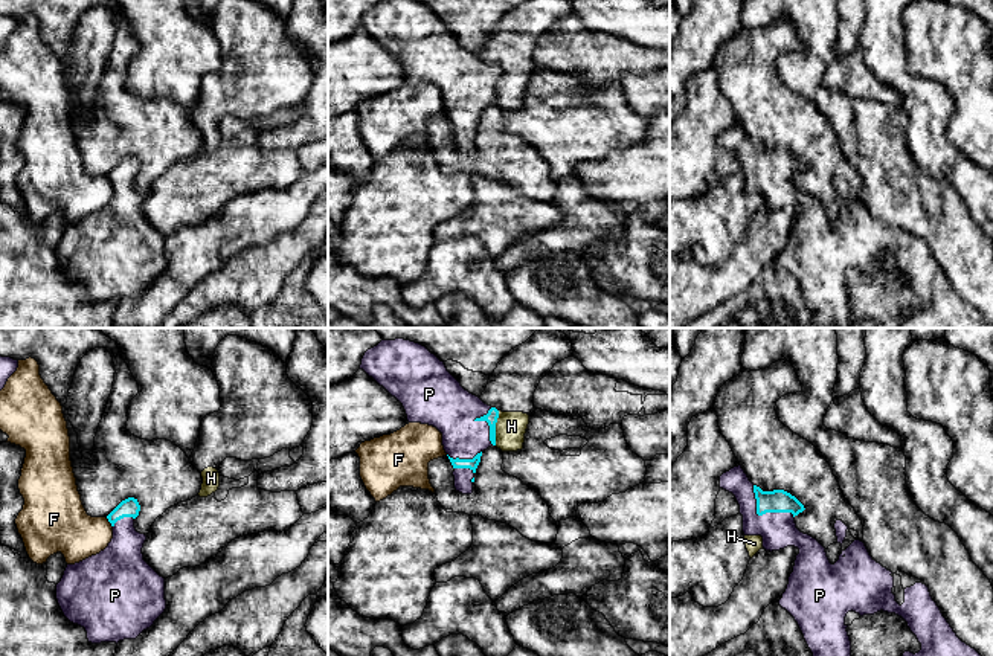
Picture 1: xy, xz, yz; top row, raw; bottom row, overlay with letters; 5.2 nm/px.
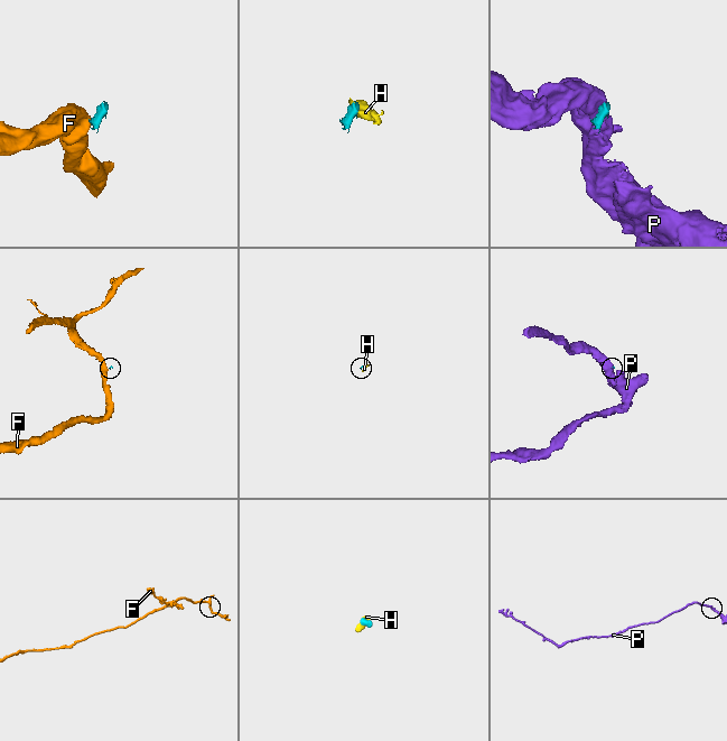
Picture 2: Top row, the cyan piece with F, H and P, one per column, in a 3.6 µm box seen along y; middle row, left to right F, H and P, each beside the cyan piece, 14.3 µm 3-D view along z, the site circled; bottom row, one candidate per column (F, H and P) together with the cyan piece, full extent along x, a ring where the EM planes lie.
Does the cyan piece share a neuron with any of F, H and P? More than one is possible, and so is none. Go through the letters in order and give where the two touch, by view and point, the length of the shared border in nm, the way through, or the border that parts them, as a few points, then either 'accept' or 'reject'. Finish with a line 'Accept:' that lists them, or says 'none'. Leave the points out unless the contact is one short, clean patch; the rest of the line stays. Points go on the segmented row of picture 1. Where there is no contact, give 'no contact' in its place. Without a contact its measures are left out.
F: contact xy (109, 520); length 70 nm; border xy (106, 517), (112, 527); reject
H: contact xz (494, 427); length 190 nm; border xz (499, 411), (494, 444); reject
P: contact yz (763, 513); length 280 nm; accept
Accept: P

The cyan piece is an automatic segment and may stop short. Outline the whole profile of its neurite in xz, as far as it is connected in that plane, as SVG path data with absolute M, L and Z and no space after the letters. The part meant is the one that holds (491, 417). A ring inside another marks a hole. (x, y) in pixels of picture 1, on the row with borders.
M381 340L365 352L360 369L403 404L409 423L429 424L442 433L444 450L455 468L455 488L462 494L471 494L482 452L496 445L499 410L465 391L444 362L410 340Z

